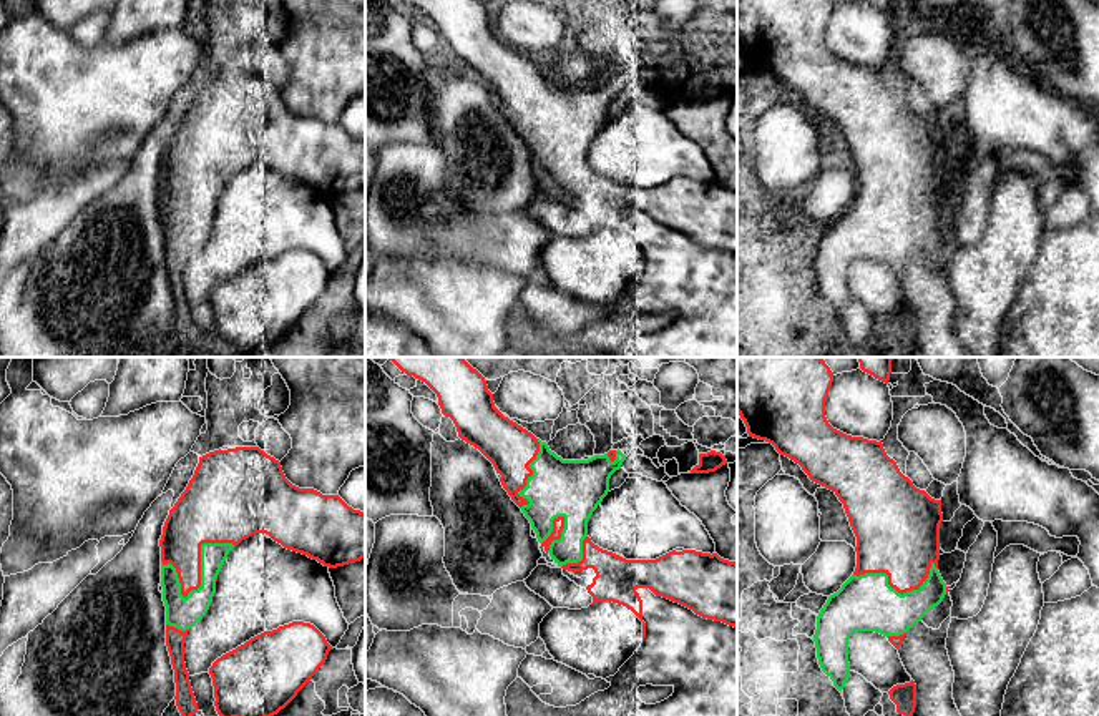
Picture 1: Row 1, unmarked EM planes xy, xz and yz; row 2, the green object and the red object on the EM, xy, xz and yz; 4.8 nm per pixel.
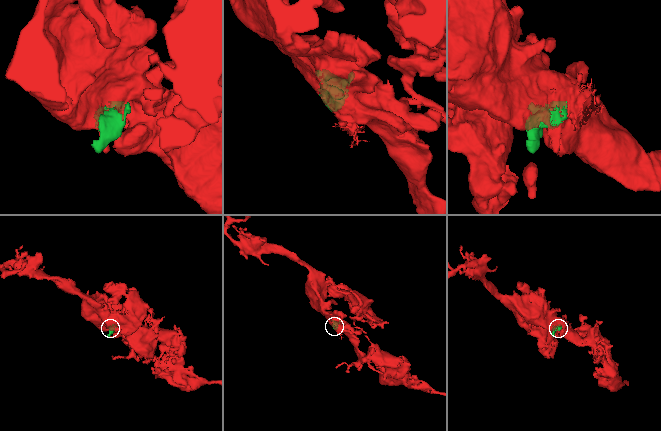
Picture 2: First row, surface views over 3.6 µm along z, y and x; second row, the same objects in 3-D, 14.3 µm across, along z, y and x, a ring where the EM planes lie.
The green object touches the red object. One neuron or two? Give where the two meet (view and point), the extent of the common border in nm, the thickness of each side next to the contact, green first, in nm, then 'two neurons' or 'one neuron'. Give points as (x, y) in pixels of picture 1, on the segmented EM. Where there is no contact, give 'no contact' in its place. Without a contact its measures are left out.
meets green in xy at (201, 577); contact 380 nm long; 160 nm thick on the green side, 220 nm on the other; one neuron

